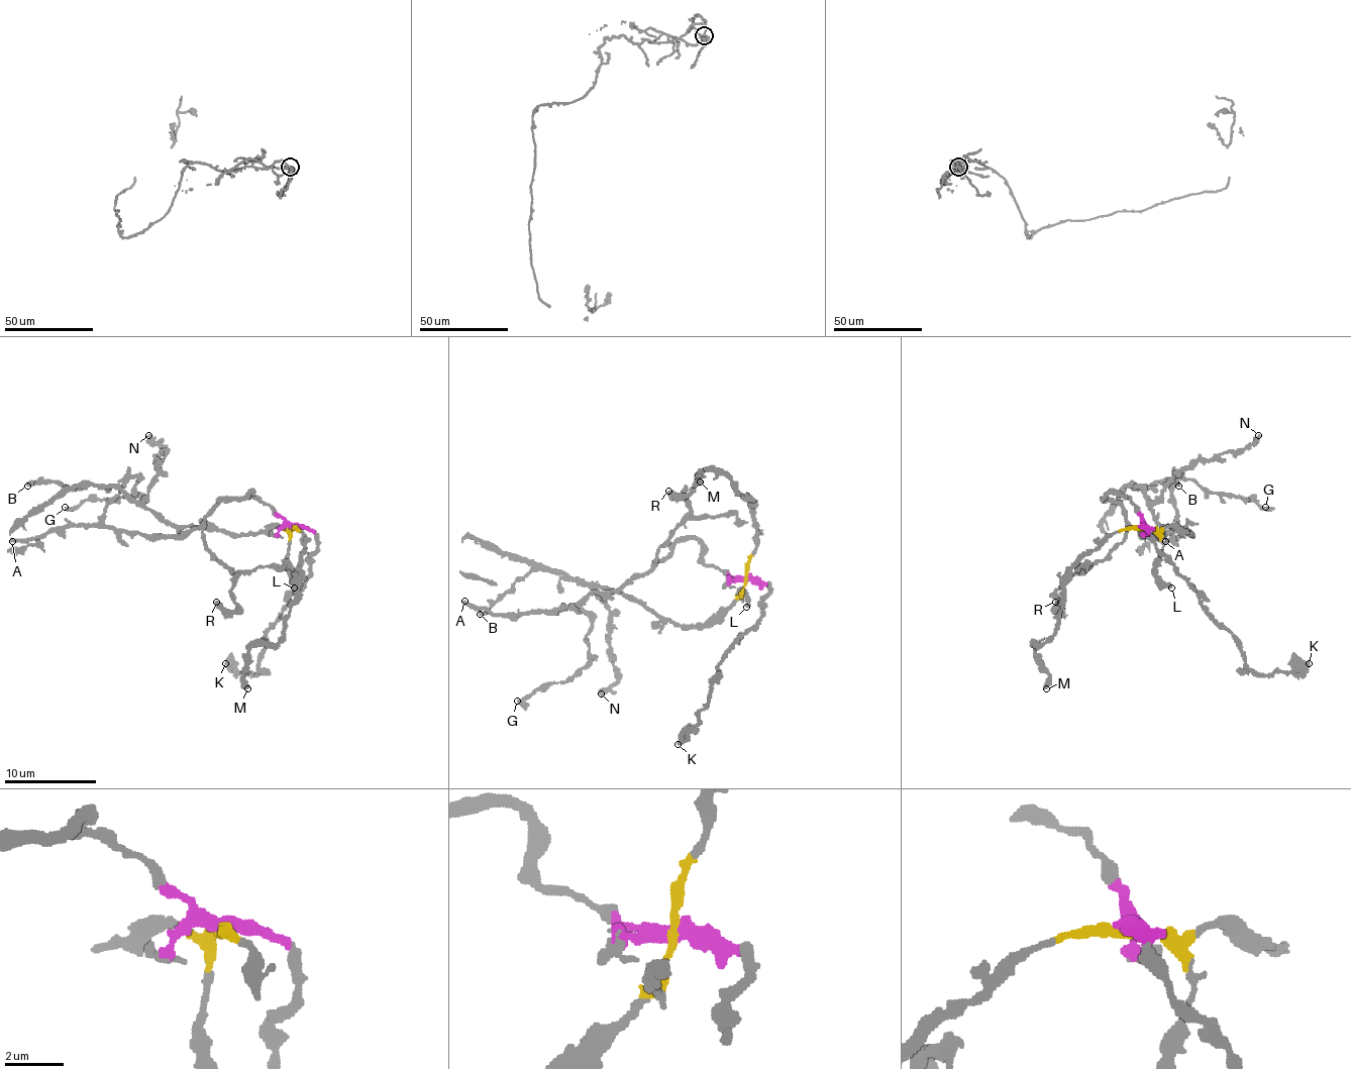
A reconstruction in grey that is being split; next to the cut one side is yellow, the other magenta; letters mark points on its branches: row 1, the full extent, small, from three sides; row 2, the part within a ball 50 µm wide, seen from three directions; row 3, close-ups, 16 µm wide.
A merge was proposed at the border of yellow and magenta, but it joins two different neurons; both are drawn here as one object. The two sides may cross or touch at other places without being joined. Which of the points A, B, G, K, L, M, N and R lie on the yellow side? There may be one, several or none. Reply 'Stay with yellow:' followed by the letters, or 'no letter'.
Stay with yellow: B, L, M, N

